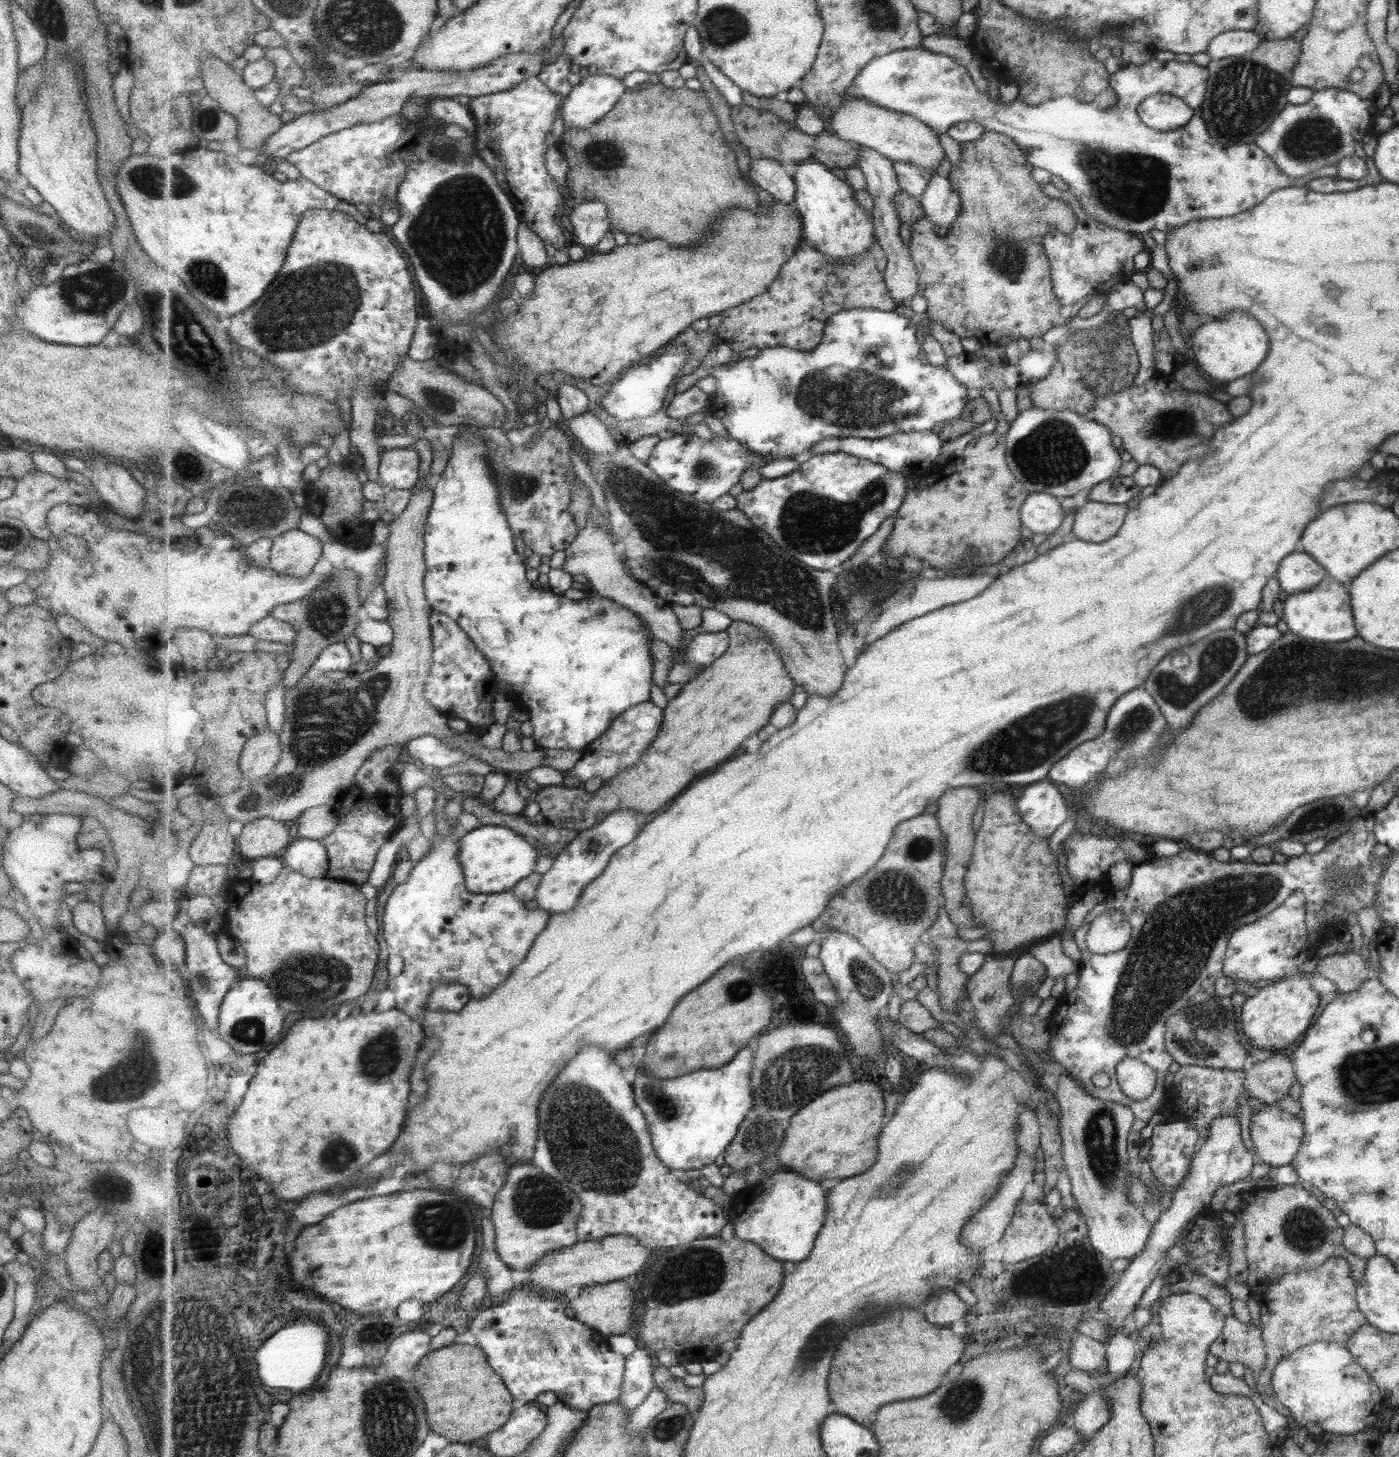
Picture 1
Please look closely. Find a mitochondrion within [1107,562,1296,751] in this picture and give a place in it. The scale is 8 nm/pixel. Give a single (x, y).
(1217, 657)

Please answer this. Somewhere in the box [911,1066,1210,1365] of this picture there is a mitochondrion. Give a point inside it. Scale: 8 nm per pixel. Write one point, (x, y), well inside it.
(1100, 1134)

